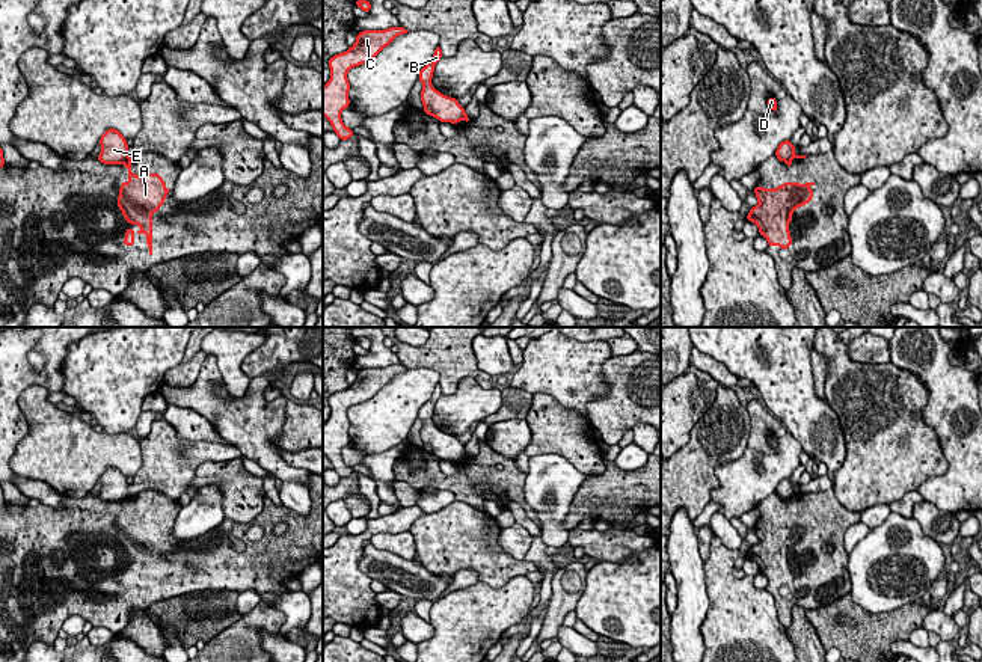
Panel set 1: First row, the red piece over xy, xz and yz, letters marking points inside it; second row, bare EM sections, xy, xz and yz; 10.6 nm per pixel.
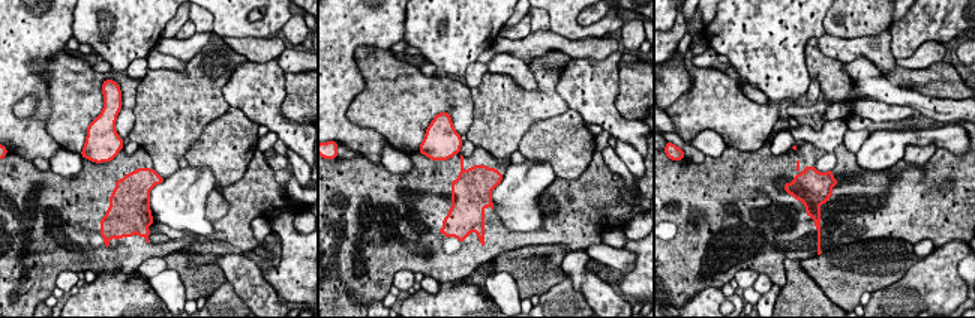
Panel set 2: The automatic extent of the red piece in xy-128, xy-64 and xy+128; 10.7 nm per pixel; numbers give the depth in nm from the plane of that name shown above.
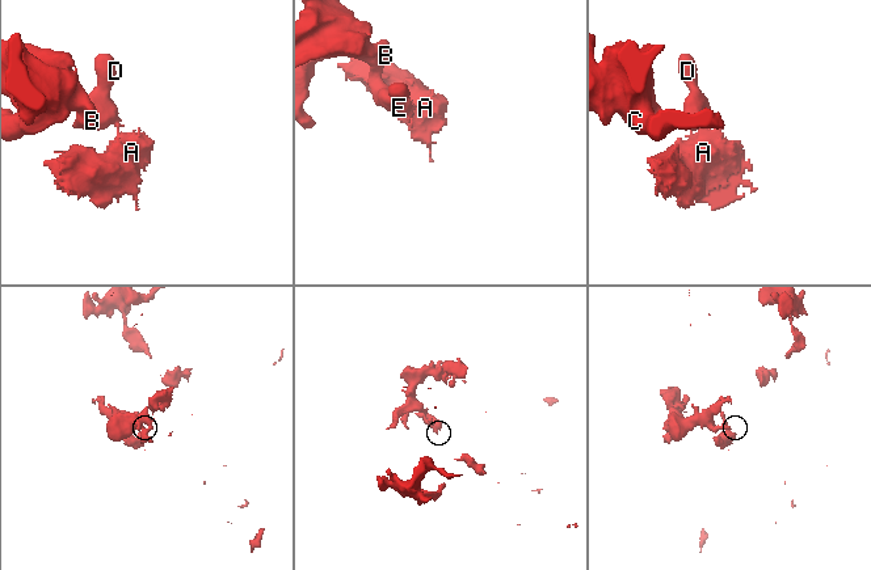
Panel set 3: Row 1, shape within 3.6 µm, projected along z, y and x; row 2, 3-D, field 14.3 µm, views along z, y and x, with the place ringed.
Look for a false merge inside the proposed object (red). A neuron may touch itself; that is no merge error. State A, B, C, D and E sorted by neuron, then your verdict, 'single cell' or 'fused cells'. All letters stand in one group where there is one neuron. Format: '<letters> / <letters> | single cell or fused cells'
A / B C D E | fused cells

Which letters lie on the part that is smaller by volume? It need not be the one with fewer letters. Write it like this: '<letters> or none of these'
A

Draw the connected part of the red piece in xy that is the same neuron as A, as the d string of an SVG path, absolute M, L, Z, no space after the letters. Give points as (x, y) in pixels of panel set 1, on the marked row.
M127 158L119 163L128 169L128 181L121 182L122 187L118 188L116 207L122 211L125 222L142 228L137 234L146 235L146 246L152 255L152 213L158 213L170 188L164 187L166 182L160 173L134 175L131 161L133 158Z

